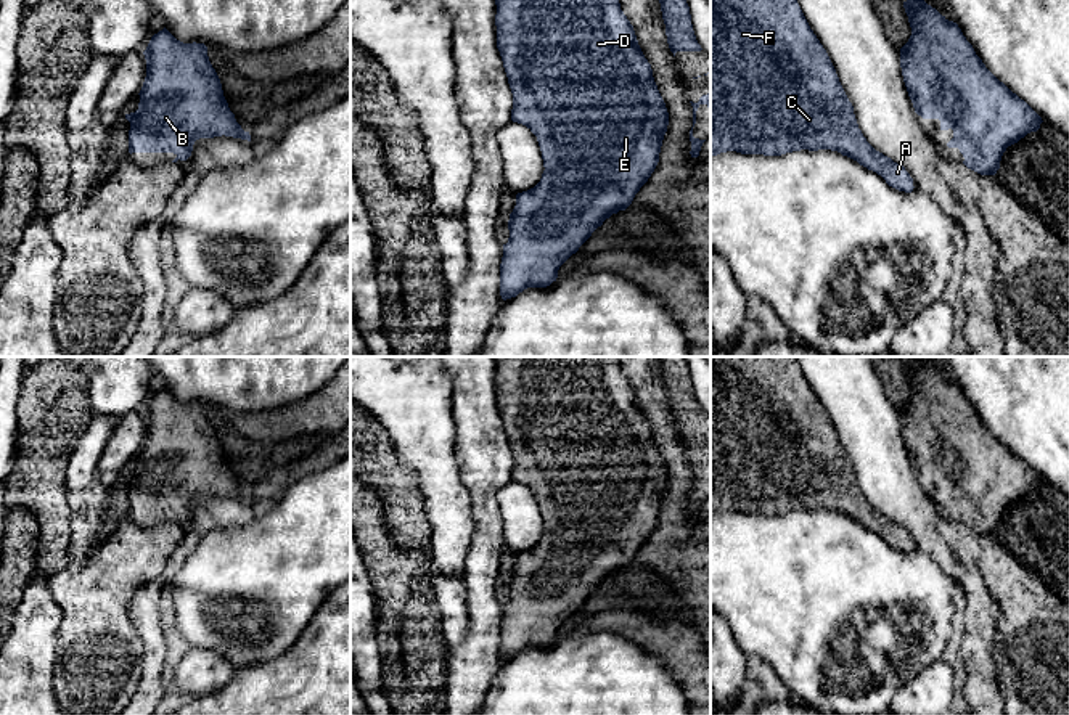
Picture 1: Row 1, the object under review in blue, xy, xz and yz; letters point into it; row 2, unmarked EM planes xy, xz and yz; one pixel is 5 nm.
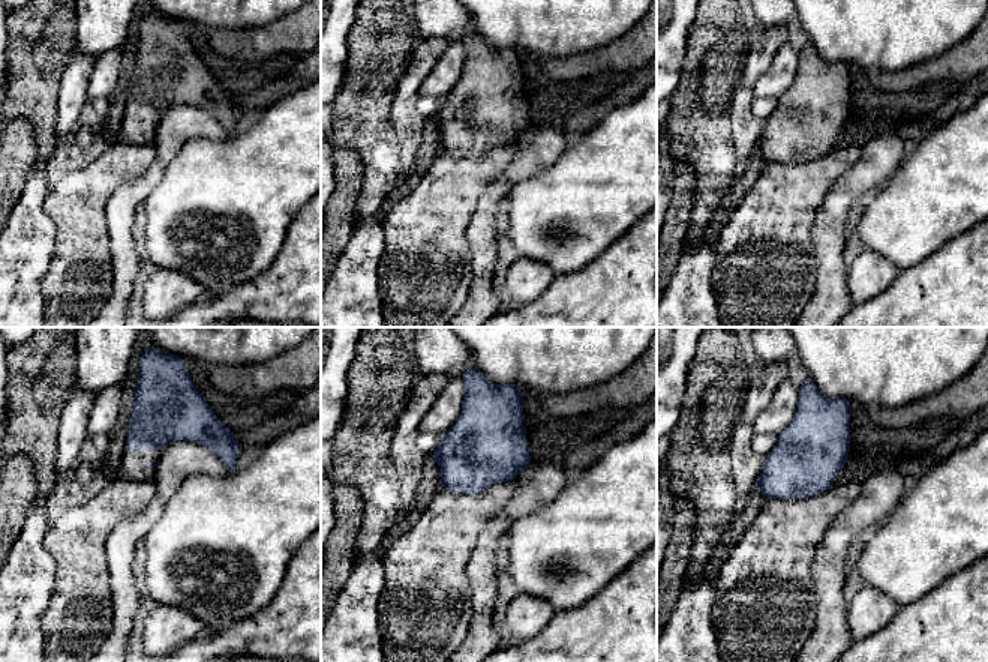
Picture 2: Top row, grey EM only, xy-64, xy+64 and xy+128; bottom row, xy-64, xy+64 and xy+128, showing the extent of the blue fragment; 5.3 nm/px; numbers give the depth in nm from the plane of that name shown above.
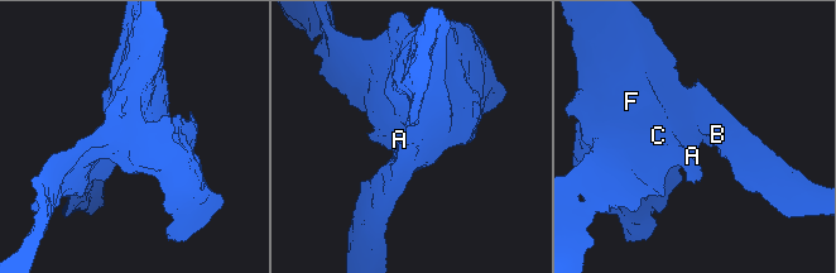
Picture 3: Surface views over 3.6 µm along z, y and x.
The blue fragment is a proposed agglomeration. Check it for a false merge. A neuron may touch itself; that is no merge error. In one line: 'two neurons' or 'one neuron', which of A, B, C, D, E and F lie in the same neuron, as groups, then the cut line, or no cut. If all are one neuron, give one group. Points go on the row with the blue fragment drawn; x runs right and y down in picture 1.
one neuron | A B C D E F | no cut

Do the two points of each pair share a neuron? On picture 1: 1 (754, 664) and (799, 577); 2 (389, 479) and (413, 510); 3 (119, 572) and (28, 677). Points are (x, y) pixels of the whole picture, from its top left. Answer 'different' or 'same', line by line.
1: different
2: same
3: different

